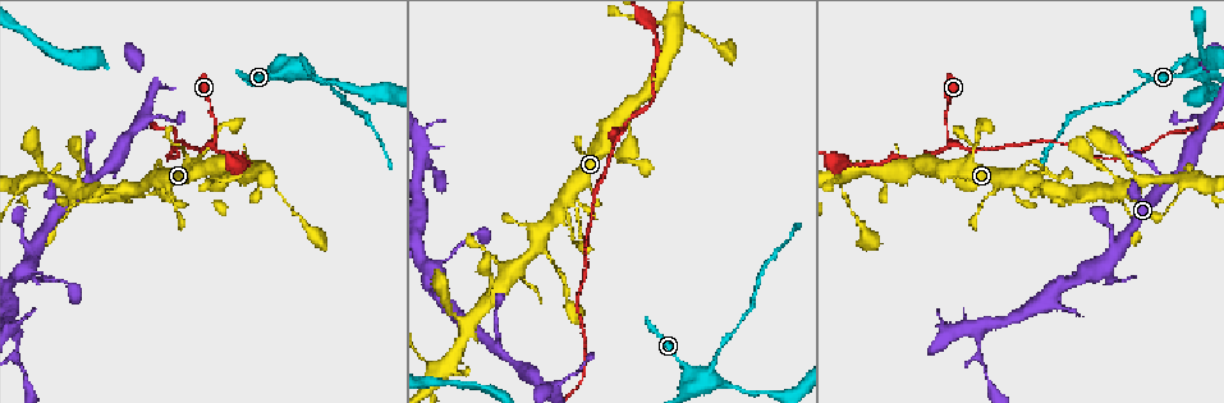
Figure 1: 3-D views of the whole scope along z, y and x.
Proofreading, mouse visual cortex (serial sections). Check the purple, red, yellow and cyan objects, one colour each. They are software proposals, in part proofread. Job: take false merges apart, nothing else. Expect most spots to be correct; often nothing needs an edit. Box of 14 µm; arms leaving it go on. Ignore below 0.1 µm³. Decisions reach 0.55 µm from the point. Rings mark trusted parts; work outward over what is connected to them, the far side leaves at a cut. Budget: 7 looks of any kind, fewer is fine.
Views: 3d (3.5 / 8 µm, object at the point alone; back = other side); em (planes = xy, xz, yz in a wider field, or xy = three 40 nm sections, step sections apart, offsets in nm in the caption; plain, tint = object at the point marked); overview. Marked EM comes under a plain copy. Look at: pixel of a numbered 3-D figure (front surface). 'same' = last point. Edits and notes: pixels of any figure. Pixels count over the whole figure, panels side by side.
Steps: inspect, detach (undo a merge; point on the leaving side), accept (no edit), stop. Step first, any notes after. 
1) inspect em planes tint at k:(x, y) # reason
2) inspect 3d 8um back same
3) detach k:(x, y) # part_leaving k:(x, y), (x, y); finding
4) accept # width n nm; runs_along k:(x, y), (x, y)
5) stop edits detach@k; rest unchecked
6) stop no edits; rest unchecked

inspect 3d 8um at 1:(1184, 163) # sudden change in width

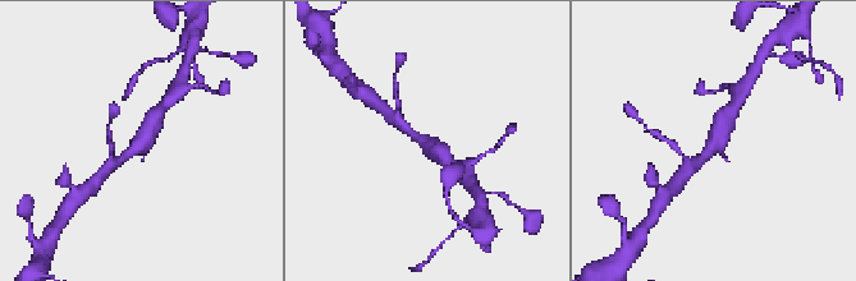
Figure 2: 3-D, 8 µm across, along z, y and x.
inspect 3d 3.5um at 2:(427, 144)

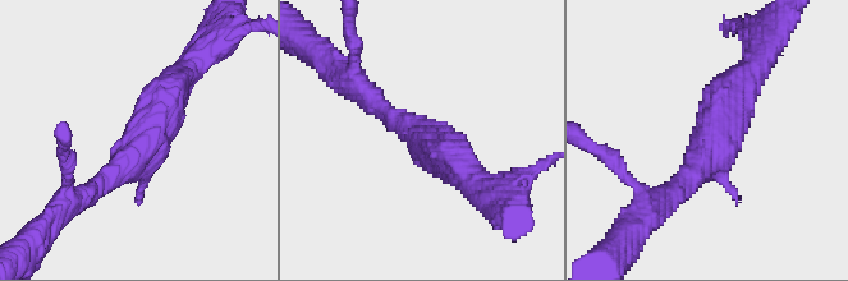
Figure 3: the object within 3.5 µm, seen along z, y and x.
inspect em xy step 3 tint at 3:(130, 160)

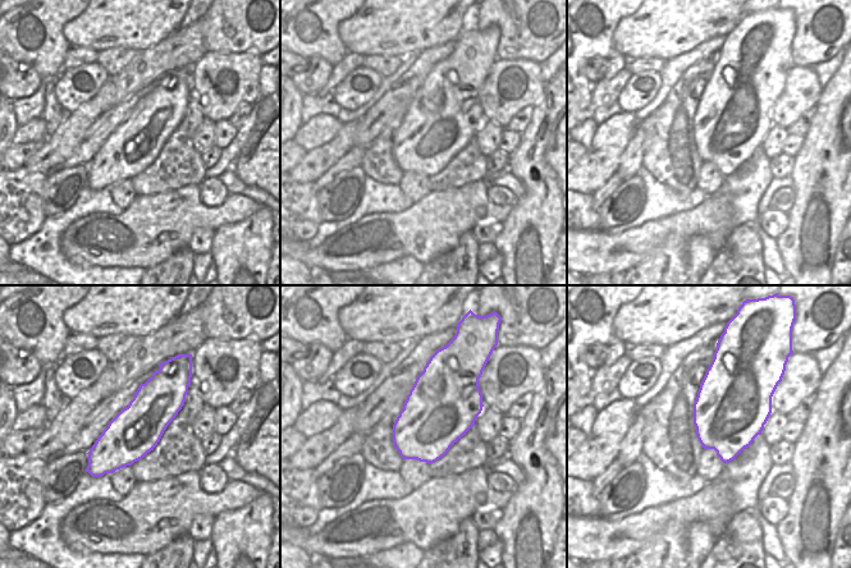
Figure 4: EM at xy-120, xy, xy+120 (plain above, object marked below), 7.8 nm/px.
accept # all the same cell

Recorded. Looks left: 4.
inspect 3d 3.5um at 1:(17, 350) # a fork

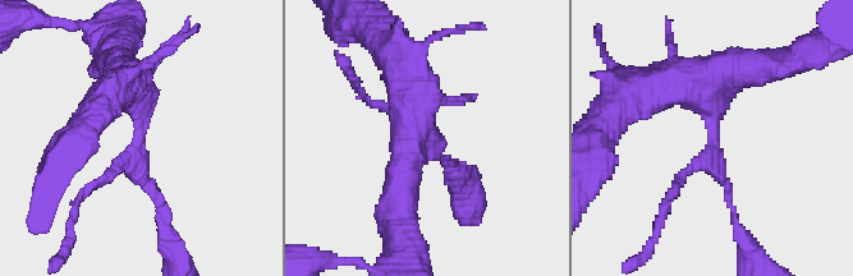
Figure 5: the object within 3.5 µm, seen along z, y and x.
inspect em planes tint at 5:(710, 145) # arms 3; arm_widths 100, 150, 400 nm

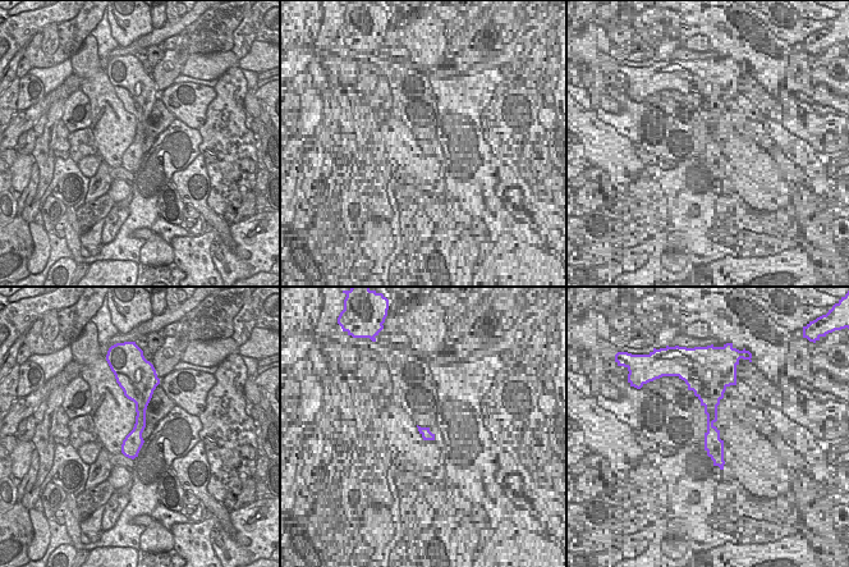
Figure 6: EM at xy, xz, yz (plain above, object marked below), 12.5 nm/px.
accept # runs_along 5:(122, 68), (165, 221); all the same cell

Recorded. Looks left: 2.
inspect 3d 8um at 1:(544, 251) # two arms in line, one across

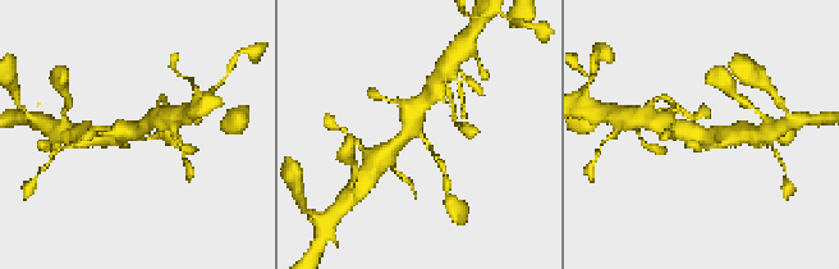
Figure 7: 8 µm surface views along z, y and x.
inspect em planes tint at 7:(700, 135)

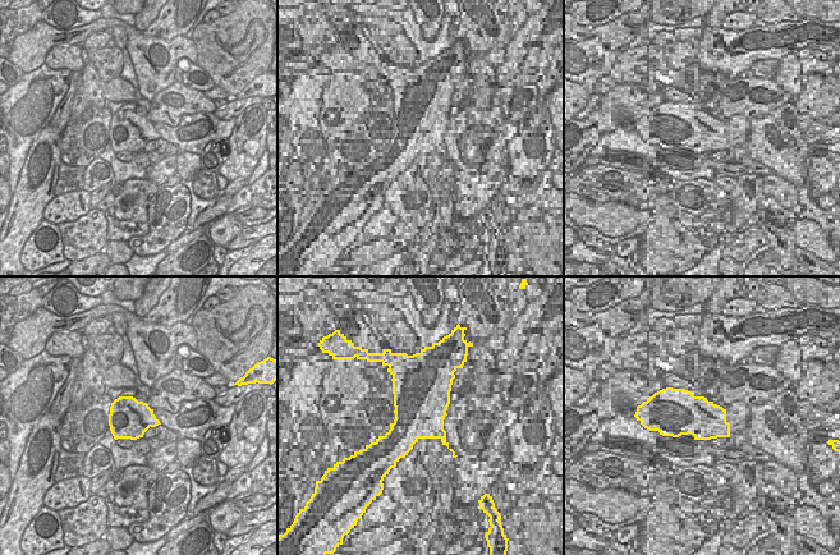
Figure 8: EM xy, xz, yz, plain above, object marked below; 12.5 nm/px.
accept # width 500 nm; runs_along 7:(429, 96), (385, 154); one cell here

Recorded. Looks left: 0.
stop no edits; rest unchecked

